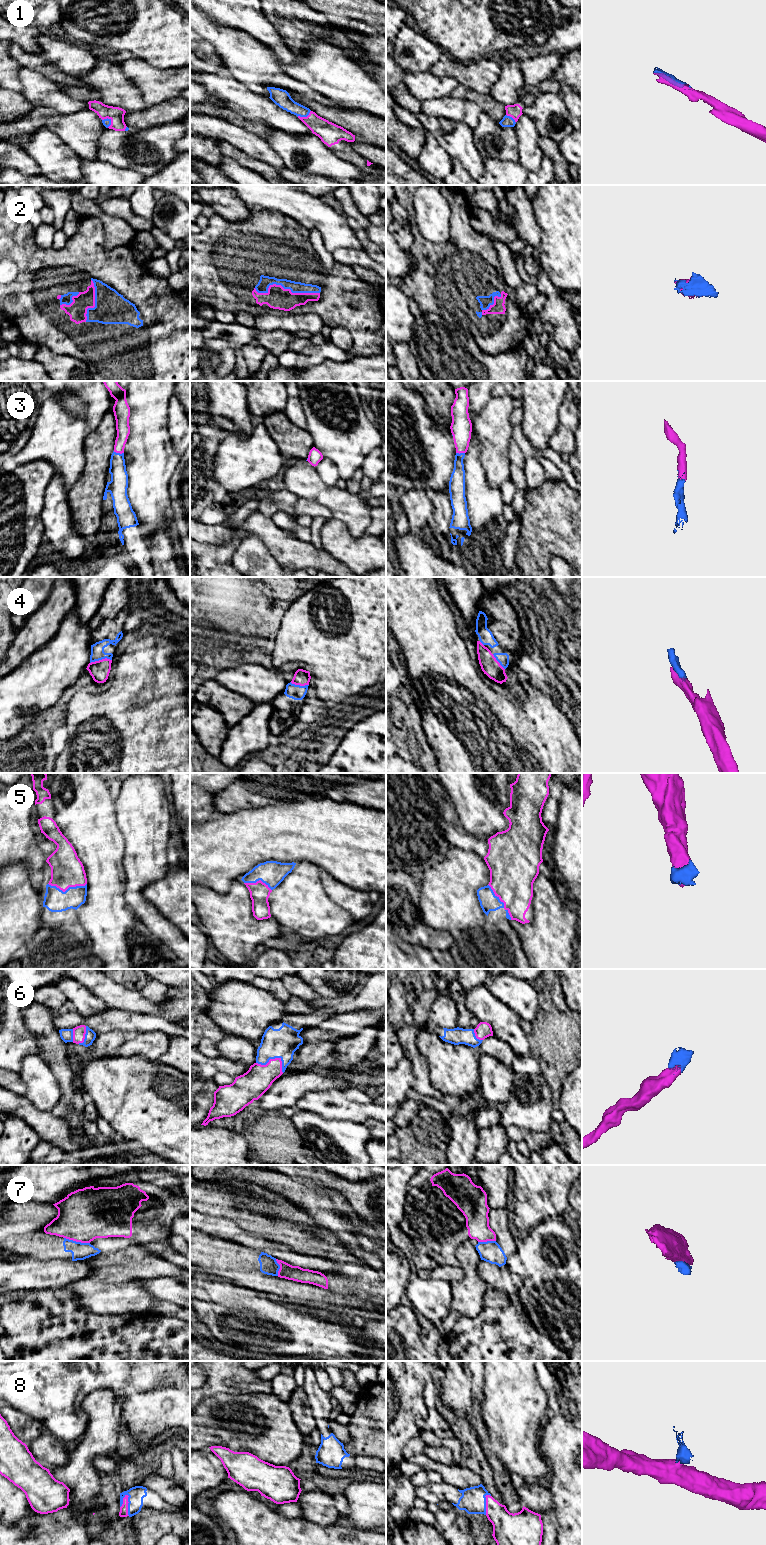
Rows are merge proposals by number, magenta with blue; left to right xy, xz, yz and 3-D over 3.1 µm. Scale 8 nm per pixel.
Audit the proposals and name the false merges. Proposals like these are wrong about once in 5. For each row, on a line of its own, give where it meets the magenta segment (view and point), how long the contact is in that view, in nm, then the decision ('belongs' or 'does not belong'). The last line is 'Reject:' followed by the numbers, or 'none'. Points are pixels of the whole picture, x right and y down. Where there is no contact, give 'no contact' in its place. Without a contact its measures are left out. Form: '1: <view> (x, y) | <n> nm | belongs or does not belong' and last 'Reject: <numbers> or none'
1: xy (108, 118) | 100 nm | belongs
2: xz (285, 289) | 550 nm | belongs
3: xy (118, 452) | 90 nm | belongs
4: xy (100, 660) | 180 nm | belongs
5: xy (67, 888) | 320 nm | belongs
6: xz (275, 1058) | 240 nm | belongs
7: xy (77, 1241) | 220 nm | does not belong
8: xy (127, 1504) | 180 nm | belongs
Reject: 7

